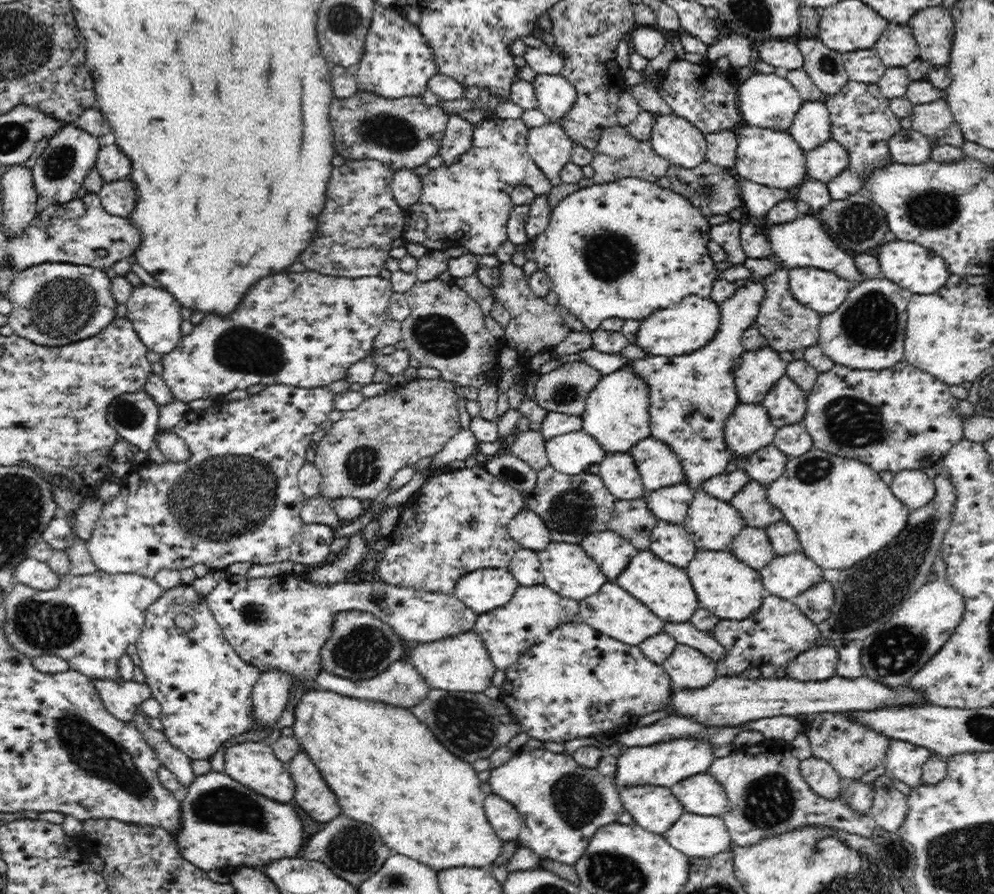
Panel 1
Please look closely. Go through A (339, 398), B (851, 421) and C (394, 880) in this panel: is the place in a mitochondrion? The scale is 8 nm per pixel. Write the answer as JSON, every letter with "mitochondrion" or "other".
{"A":"other","B":"mitochondrion","C":"mitochondrion"}

